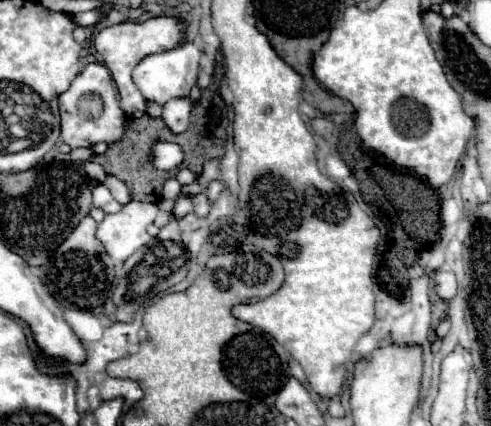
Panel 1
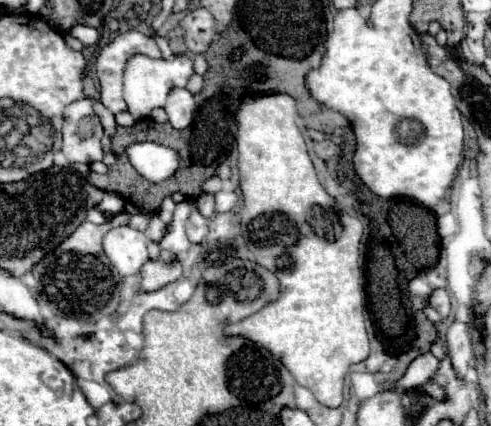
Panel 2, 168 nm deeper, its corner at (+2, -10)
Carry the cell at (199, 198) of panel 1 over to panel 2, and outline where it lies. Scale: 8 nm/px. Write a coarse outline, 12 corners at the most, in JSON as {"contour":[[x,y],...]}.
{"contour":[[198,196],[196,206],[204,218],[214,216],[214,196]]}

